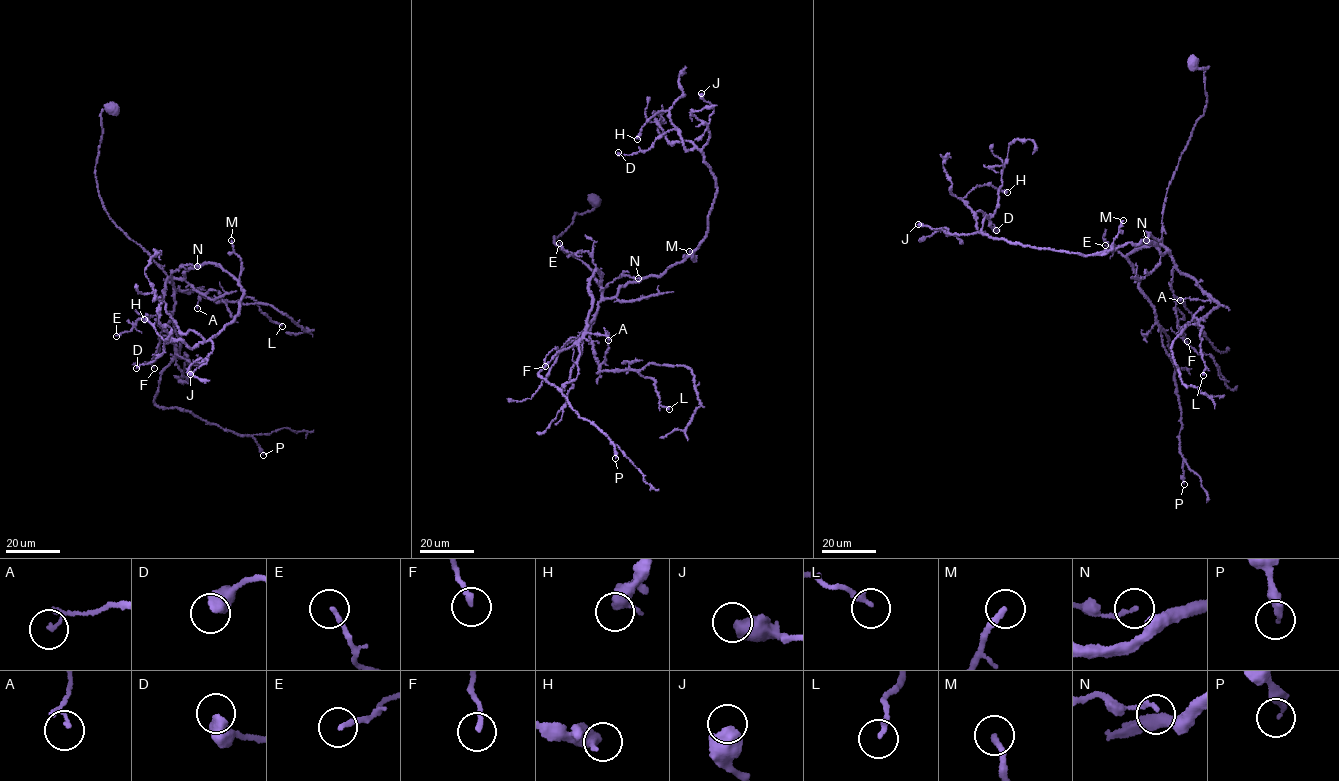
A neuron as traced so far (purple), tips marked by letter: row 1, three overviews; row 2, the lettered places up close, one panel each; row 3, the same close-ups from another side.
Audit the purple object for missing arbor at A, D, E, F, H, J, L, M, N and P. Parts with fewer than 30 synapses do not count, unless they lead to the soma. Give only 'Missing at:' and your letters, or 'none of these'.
Missing at: M

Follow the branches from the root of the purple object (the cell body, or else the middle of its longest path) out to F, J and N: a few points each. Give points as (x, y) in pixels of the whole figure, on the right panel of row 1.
F: (1191, 63), (1208, 67), (1206, 105), (1169, 185), (1161, 243), (1174, 263), (1174, 309), (1187, 341)
J: (1191, 63), (1208, 67), (1206, 105), (1169, 185), (1162, 217), (1164, 254), (1142, 241), (1085, 255), (918, 224)
N: (1191, 63), (1208, 67), (1204, 114), (1169, 185), (1163, 245), (1150, 233), (1146, 240)

